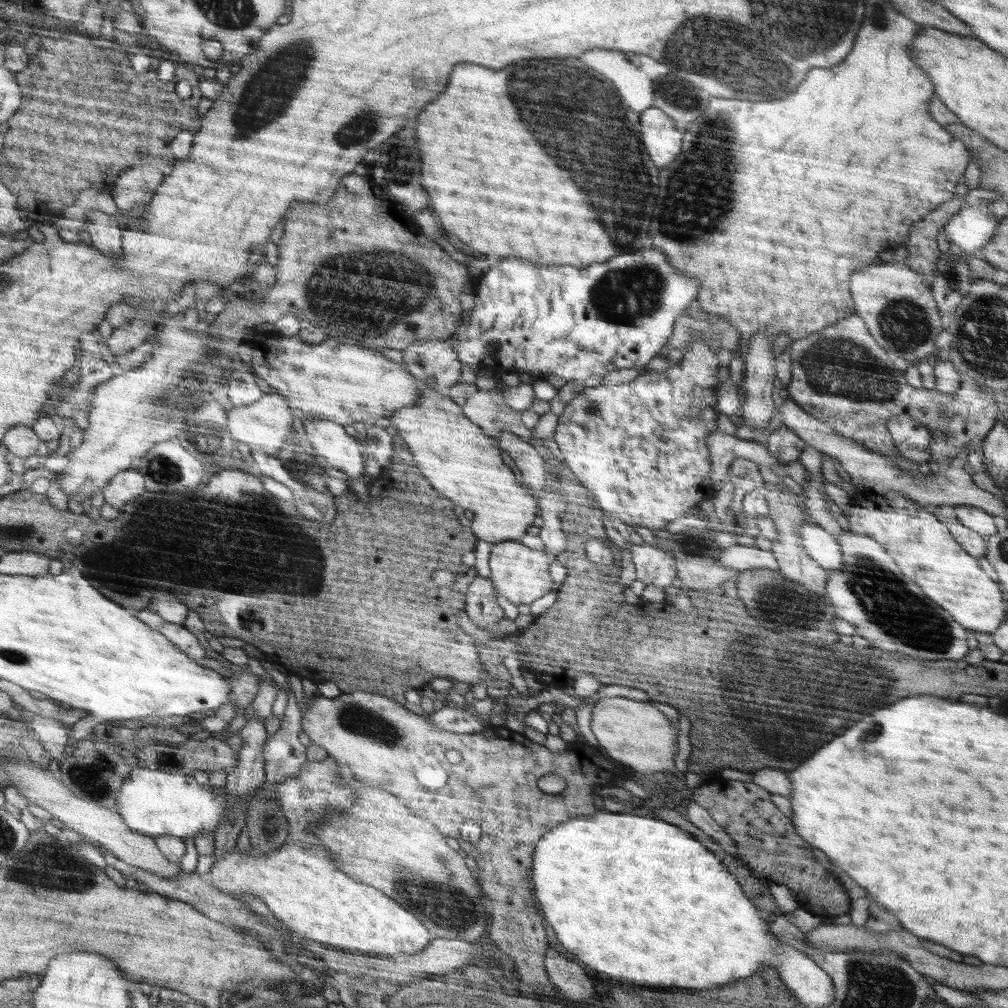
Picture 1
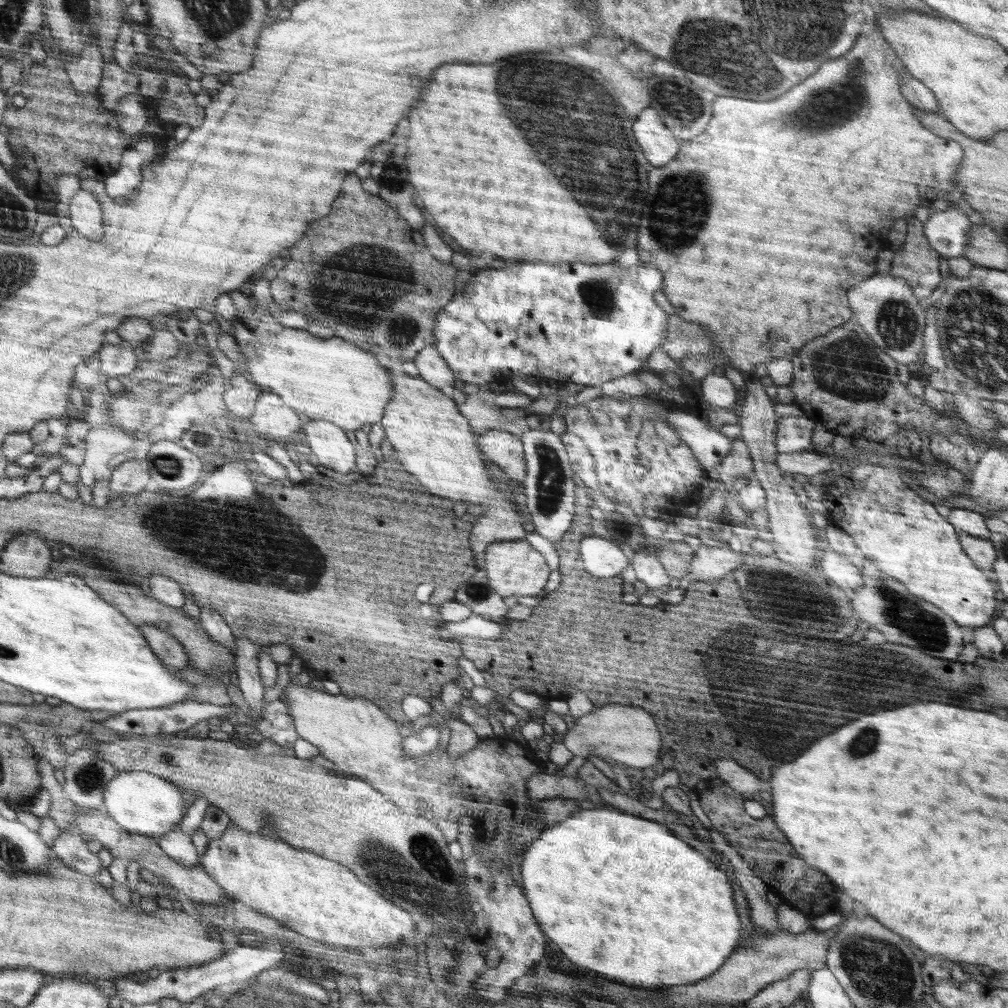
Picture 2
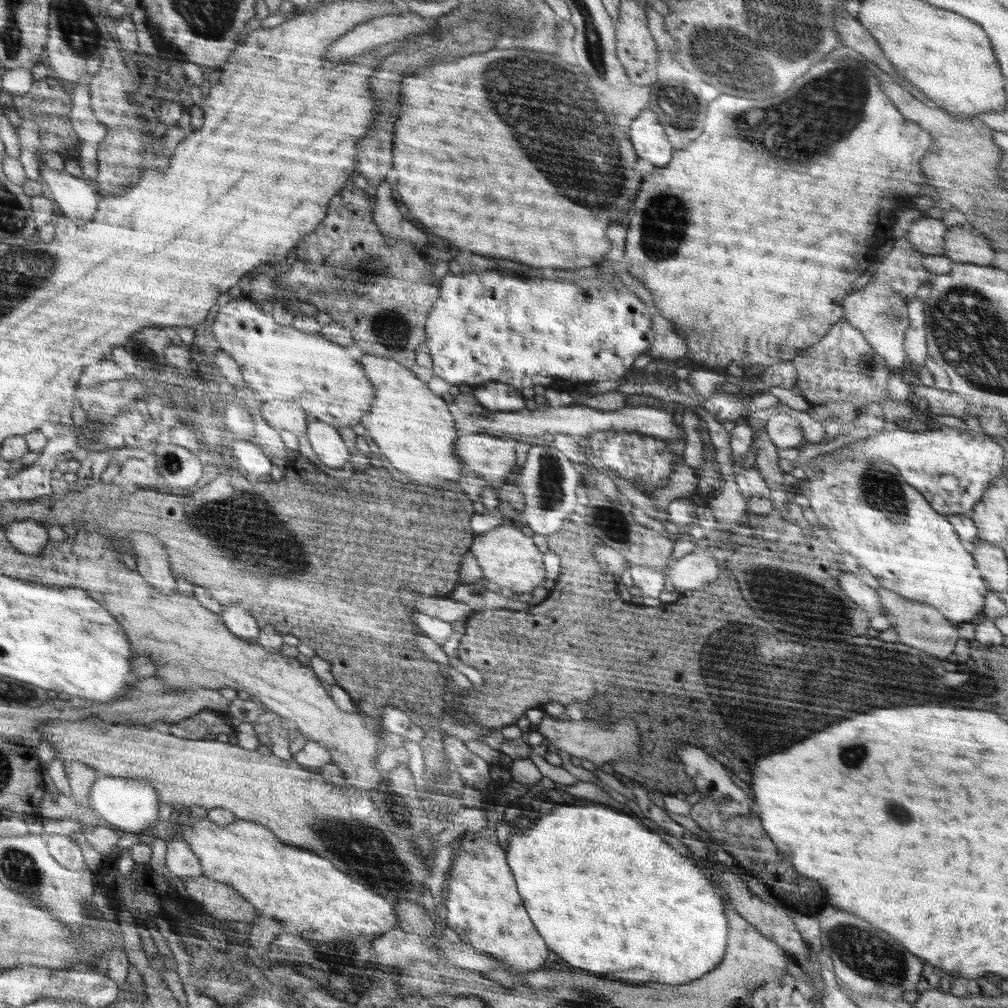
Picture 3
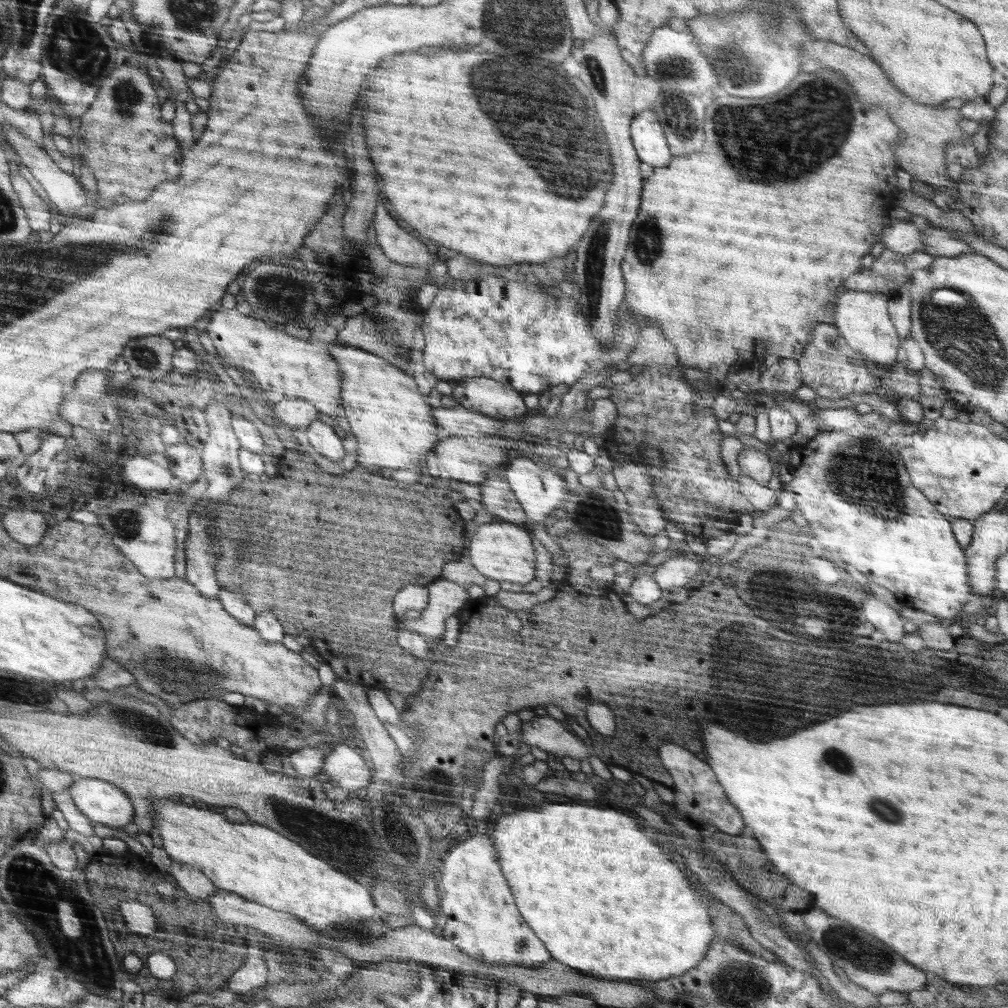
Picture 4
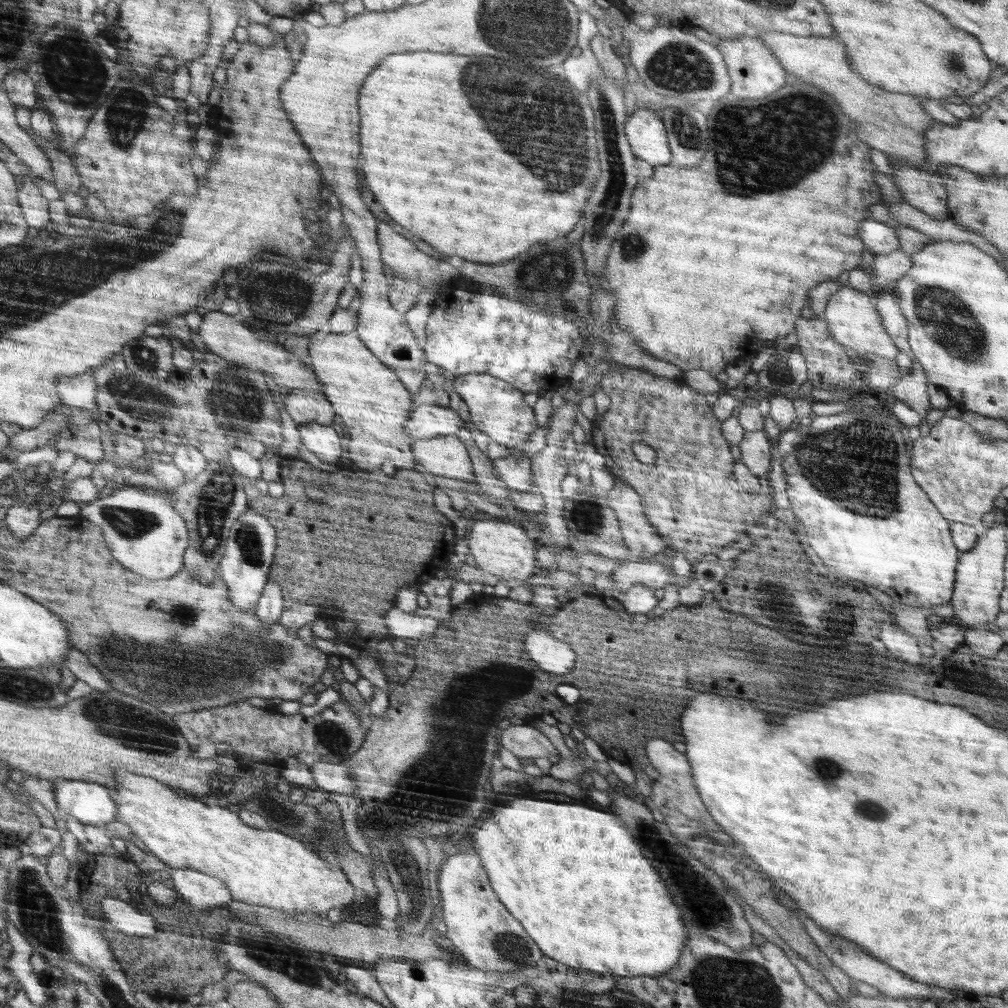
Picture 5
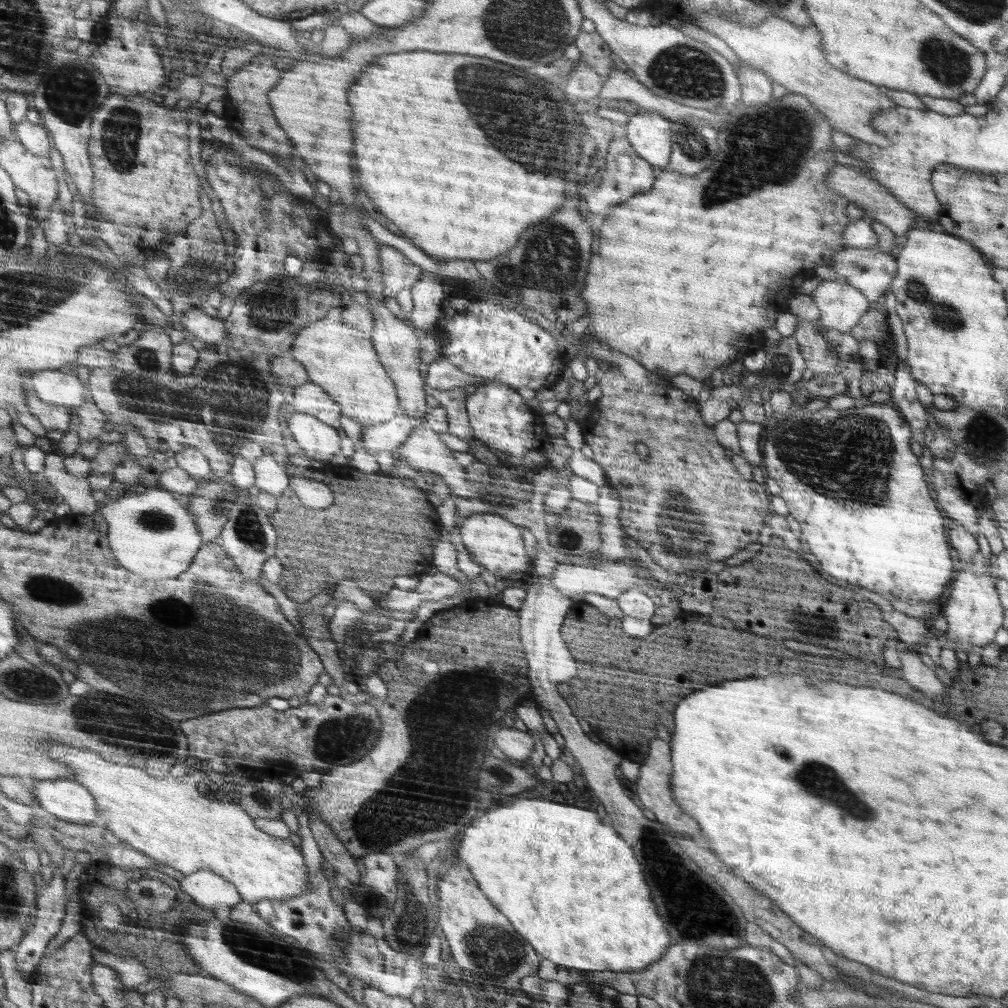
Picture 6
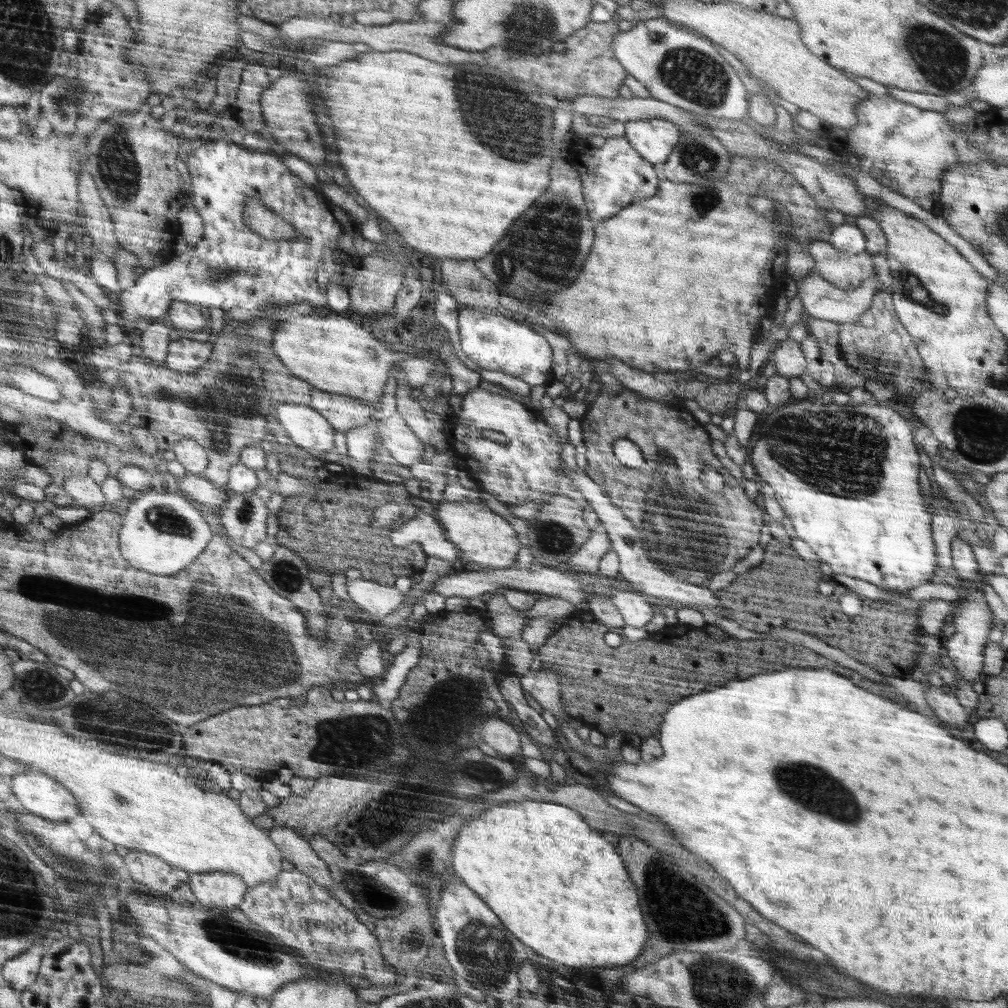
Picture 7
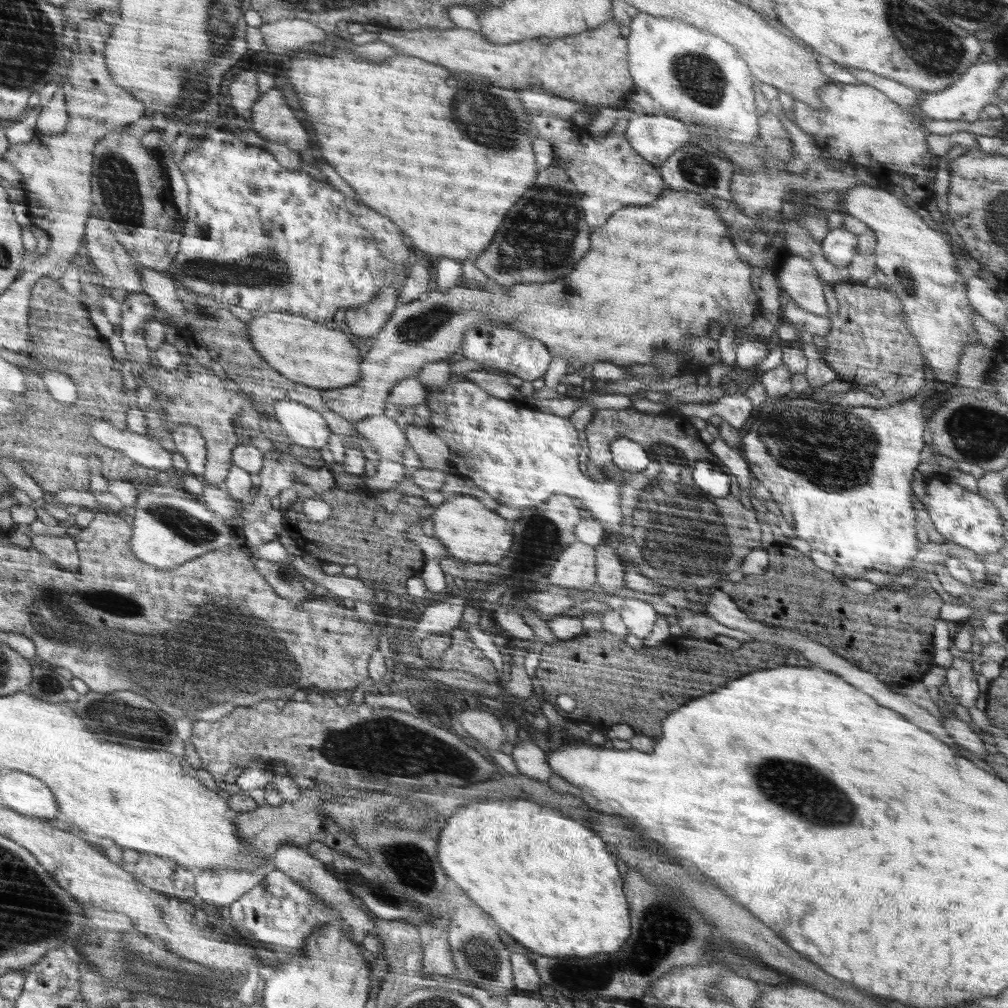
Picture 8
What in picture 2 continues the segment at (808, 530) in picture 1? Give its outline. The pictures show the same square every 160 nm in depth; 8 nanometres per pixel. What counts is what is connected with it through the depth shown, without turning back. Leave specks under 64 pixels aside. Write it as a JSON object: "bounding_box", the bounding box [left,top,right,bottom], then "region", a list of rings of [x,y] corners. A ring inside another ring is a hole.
{"bounding_box":[822,548,862,590],"region":[[[828,548],[824,552],[826,554],[822,558],[822,568],[824,568],[824,574],[828,576],[828,580],[832,580],[836,586],[846,588],[846,590],[862,588],[862,578],[854,564],[850,564],[844,556],[834,552],[832,548]]]}

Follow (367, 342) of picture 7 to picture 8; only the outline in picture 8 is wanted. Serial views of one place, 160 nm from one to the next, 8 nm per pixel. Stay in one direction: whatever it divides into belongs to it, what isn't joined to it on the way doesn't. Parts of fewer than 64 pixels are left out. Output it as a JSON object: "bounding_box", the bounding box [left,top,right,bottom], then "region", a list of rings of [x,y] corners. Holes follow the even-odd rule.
{"bounding_box":[245,311,364,389],"region":[[[282,311],[257,312],[245,323],[248,324],[249,340],[252,341],[253,347],[260,352],[260,355],[272,368],[282,376],[289,377],[290,380],[310,385],[312,388],[333,389],[350,386],[361,379],[361,360],[364,358],[364,352],[352,346],[348,336],[340,329],[332,330],[332,327],[326,328],[322,322],[314,322],[302,315]]]}

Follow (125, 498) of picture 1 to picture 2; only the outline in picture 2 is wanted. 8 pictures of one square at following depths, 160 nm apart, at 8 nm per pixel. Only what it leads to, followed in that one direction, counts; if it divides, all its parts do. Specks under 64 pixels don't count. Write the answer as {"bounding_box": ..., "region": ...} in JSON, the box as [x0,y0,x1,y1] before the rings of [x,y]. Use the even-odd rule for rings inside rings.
{"bounding_box":[110,459,149,496],"region":[[[132,459],[114,469],[110,479],[110,496],[136,494],[149,489],[148,470],[140,463],[141,461]]]}

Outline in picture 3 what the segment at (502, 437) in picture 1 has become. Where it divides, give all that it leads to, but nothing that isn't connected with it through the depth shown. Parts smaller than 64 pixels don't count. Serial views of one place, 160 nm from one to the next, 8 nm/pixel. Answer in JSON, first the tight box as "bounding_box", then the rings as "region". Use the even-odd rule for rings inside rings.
{"bounding_box":[453,432,516,489],"region":[[[478,432],[458,437],[453,452],[461,460],[464,470],[475,472],[497,489],[500,484],[506,484],[506,478],[514,470],[516,443],[513,438]]]}

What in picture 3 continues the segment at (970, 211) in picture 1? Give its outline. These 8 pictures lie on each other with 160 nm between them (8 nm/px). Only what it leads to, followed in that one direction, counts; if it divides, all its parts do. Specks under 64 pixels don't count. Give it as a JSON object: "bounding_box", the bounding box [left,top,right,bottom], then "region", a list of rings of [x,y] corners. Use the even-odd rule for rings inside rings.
{"bounding_box":[906,217,949,255],"region":[[[925,217],[914,221],[906,235],[914,250],[924,255],[942,255],[945,251],[945,234],[949,228],[940,219]]]}

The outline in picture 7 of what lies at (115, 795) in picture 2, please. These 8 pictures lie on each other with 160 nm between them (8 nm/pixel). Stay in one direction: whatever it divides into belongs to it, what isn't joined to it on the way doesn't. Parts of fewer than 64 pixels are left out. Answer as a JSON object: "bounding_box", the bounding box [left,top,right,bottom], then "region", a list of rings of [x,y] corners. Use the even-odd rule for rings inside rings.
{"bounding_box":[13,771,80,821],"region":[[[36,771],[15,774],[13,791],[24,806],[24,812],[54,821],[71,819],[80,814],[74,795],[46,774]]]}

